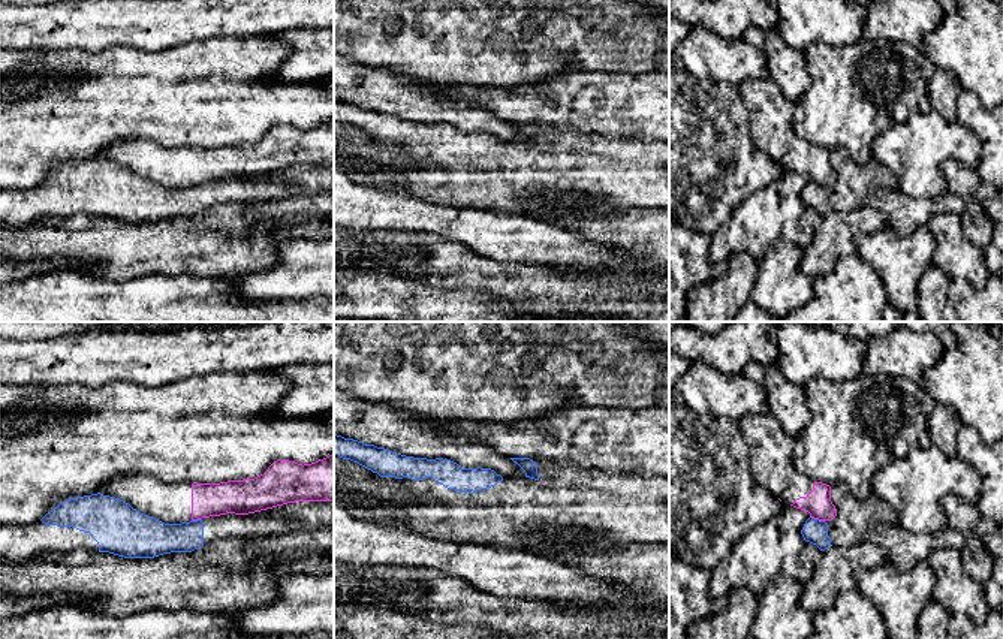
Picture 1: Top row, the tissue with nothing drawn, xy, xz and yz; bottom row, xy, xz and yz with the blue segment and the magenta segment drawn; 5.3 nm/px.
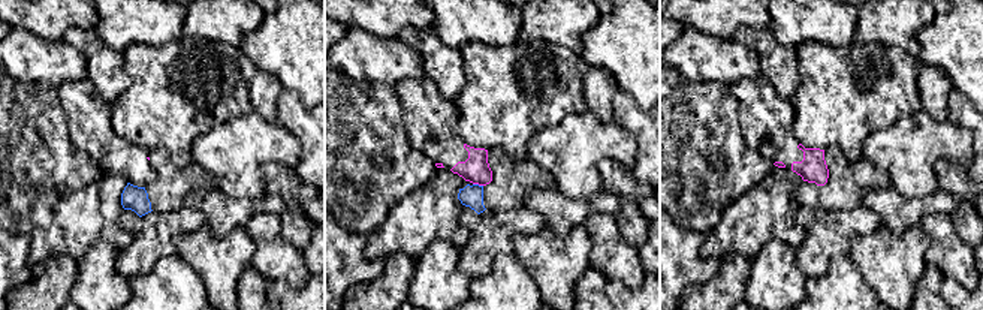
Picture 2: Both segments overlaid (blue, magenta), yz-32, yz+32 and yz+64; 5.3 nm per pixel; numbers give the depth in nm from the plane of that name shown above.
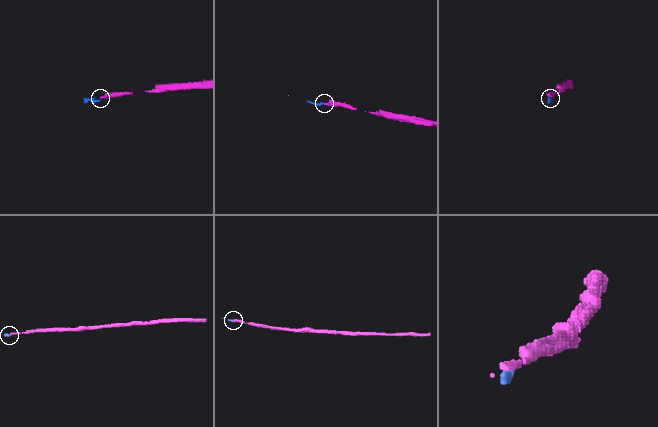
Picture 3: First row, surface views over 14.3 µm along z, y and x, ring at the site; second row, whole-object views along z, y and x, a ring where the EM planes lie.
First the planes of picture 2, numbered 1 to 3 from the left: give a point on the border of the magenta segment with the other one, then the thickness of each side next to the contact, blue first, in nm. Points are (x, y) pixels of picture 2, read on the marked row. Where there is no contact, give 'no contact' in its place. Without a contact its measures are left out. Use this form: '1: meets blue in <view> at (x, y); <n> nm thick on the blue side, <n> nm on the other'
1: no contact
2: meets blue in yz+32 at (478, 184); 120 nm thick on the blue side, 150 nm on the other
3: no contact

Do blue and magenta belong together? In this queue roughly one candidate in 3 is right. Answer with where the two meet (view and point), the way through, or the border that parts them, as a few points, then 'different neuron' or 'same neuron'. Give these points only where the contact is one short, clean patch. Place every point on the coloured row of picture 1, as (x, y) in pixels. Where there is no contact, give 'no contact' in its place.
yz (818, 520) | along yz (810, 515), (824, 521) | different neuron

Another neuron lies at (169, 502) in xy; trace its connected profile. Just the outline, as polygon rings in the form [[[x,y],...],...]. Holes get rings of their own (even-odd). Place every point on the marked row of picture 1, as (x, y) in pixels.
[[[334,453],[304,465],[289,459],[277,459],[254,479],[220,483],[165,482],[145,473],[129,473],[111,479],[102,486],[100,494],[120,498],[138,512],[165,524],[190,522],[226,513],[249,515],[296,501],[332,501]]]

